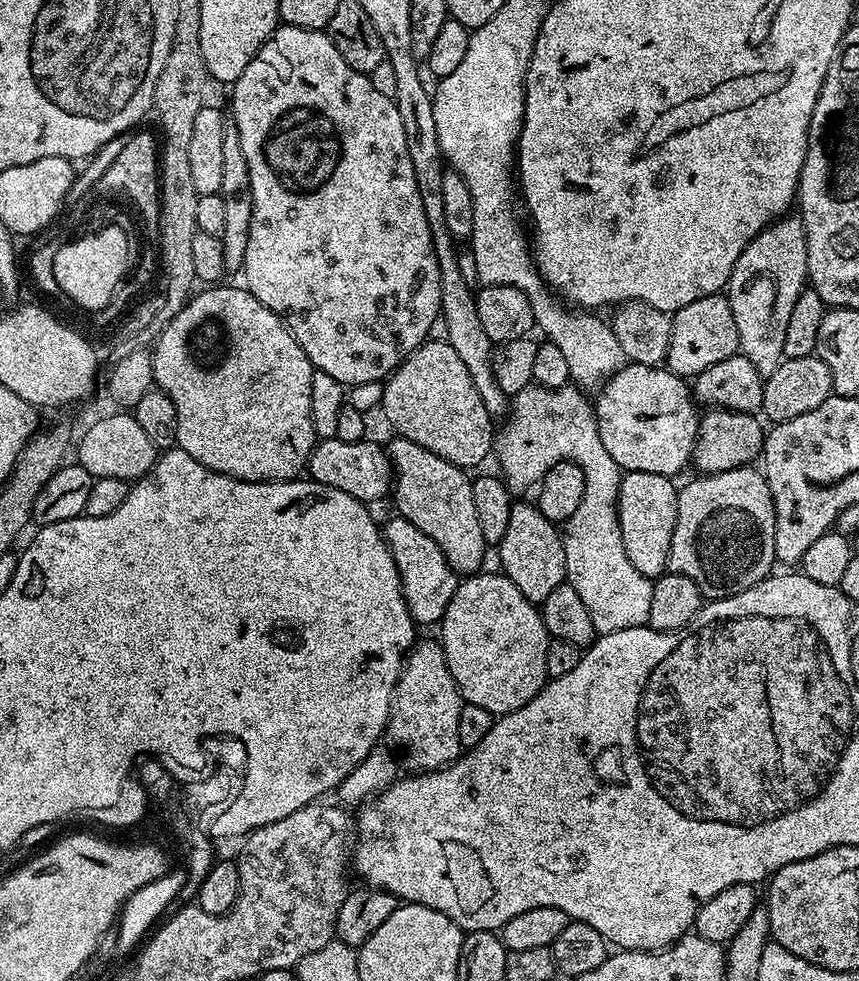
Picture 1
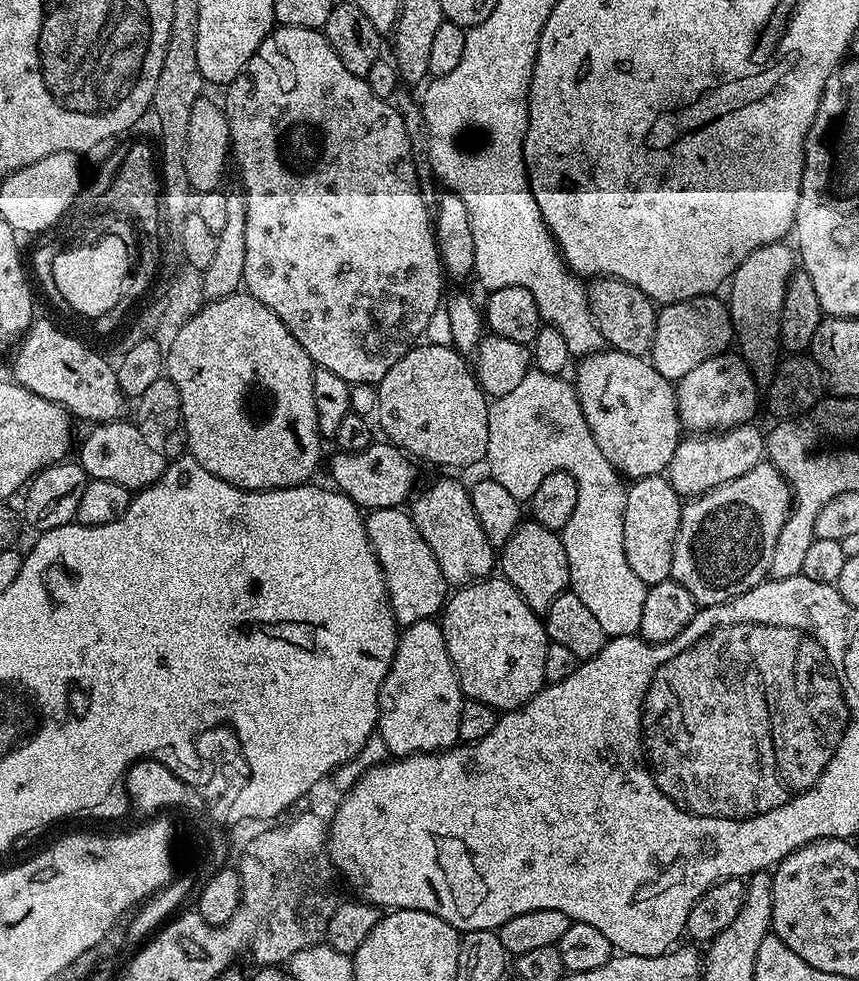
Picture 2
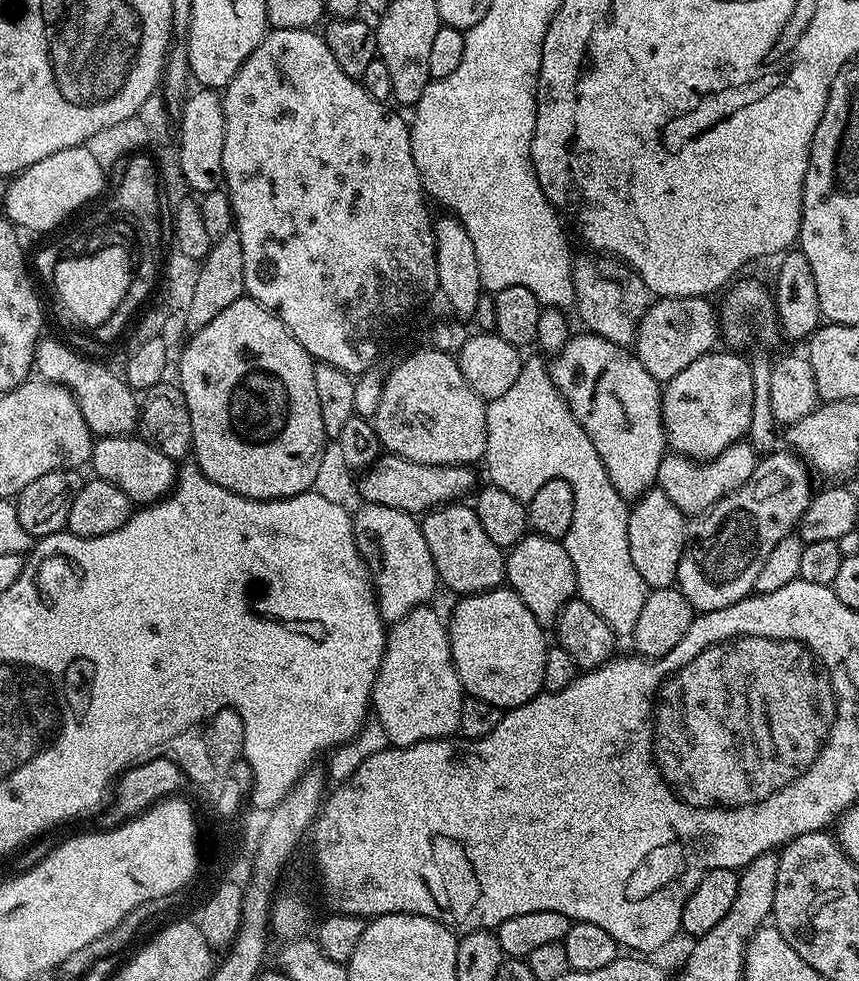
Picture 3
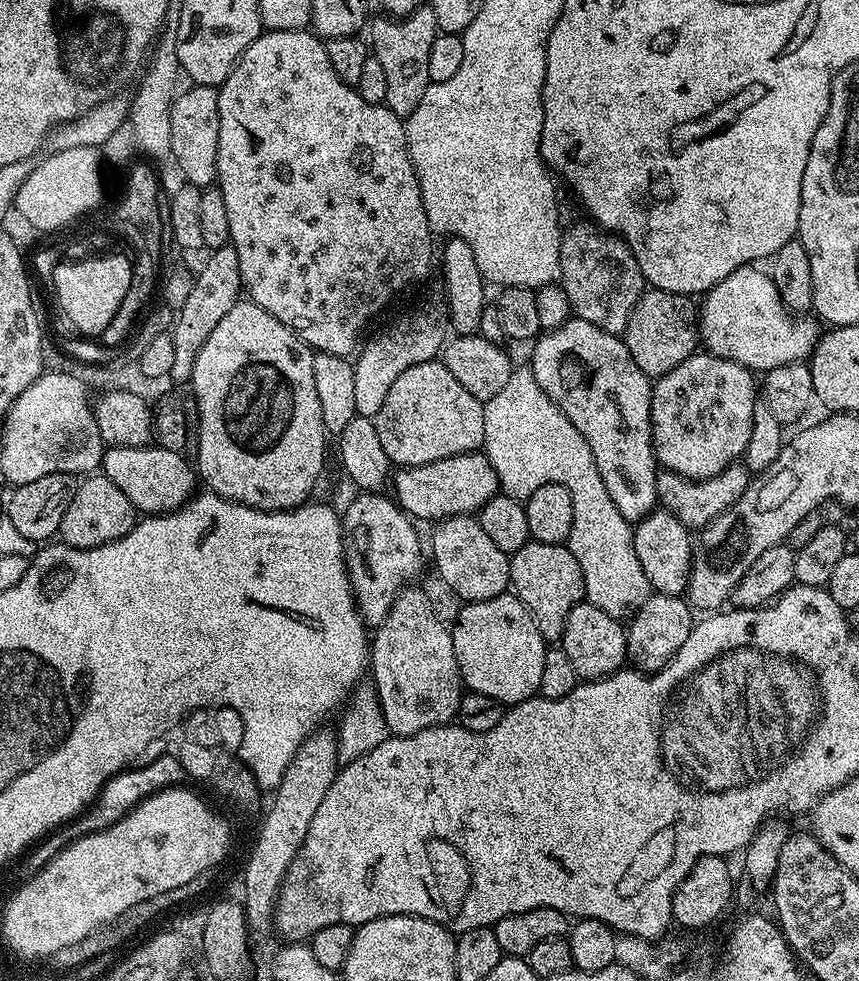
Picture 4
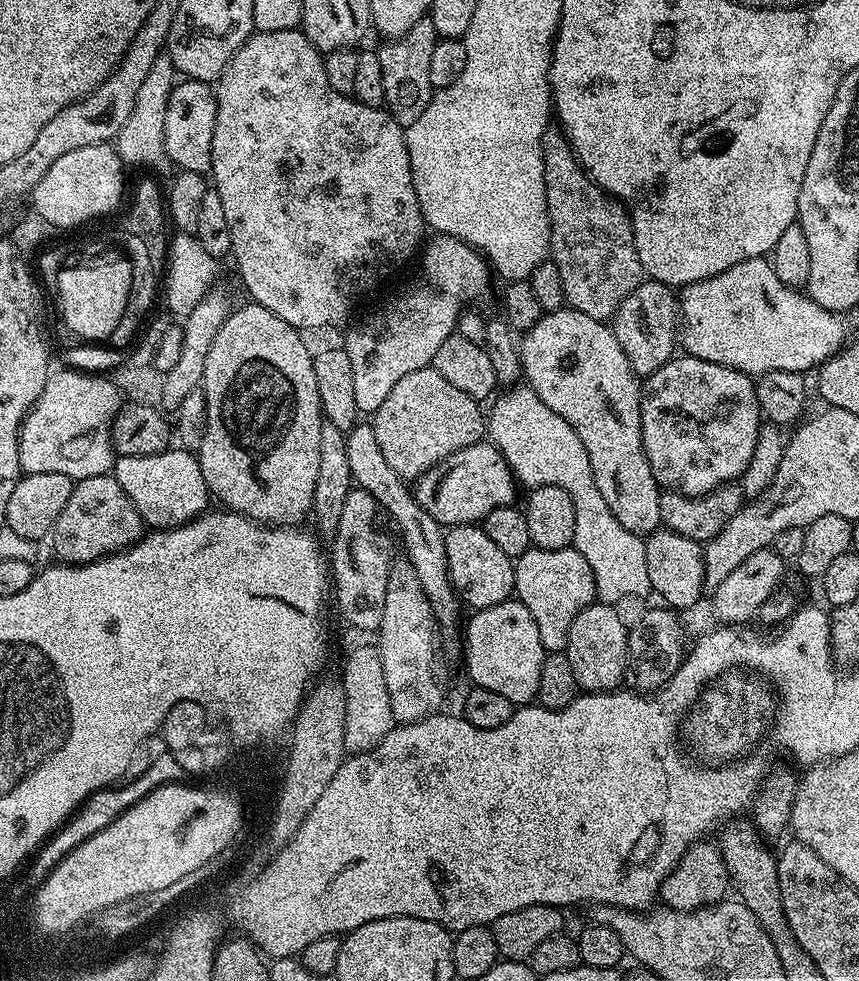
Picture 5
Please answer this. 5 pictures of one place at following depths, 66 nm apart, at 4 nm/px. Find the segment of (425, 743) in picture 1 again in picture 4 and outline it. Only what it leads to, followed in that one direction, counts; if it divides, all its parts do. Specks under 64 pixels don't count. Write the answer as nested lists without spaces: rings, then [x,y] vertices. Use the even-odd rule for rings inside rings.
[[[405,586],[394,598],[386,618],[375,629],[370,640],[370,676],[380,700],[385,726],[393,736],[413,736],[439,724],[451,724],[460,711],[462,681],[454,658],[451,627],[440,621],[432,600],[420,588]]]

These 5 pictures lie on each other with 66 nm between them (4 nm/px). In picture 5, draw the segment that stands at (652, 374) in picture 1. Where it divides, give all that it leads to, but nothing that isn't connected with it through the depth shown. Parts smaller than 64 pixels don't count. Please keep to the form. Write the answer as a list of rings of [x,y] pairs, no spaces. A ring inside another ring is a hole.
[[[565,306],[556,309],[554,312],[544,312],[540,320],[534,322],[534,326],[523,333],[518,347],[520,349],[520,361],[524,367],[523,379],[526,381],[527,387],[531,388],[534,394],[536,394],[550,410],[554,410],[554,413],[564,418],[566,422],[574,428],[574,433],[578,434],[583,445],[586,446],[586,453],[589,454],[590,458],[590,470],[594,470],[594,486],[598,486],[598,490],[602,493],[602,498],[606,498],[606,506],[610,506],[610,514],[614,514],[614,518],[618,518],[618,522],[622,522],[622,526],[626,526],[626,530],[630,530],[630,534],[647,538],[648,535],[661,527],[658,502],[660,501],[662,489],[660,485],[657,484],[654,474],[650,470],[650,464],[644,454],[644,447],[642,446],[640,430],[640,394],[642,384],[635,370],[630,366],[630,362],[626,362],[626,354],[622,350],[622,346],[618,342],[616,335],[612,332],[611,327],[603,320],[590,318],[590,314],[582,314],[574,308]]]

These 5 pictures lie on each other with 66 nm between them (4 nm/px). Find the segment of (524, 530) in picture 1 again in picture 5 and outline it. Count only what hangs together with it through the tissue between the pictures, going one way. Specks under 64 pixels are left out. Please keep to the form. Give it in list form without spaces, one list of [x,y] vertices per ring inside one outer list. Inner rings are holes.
[[[533,546],[515,557],[514,563],[515,599],[522,601],[526,610],[530,610],[534,622],[538,622],[538,638],[542,638],[545,653],[564,652],[570,622],[574,622],[576,615],[596,600],[594,570],[590,570],[590,562],[582,558],[575,546],[562,550]]]

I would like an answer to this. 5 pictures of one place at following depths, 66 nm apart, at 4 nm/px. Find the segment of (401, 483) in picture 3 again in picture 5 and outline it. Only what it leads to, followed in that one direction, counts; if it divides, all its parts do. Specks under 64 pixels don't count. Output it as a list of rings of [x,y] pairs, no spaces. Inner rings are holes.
[[[491,442],[471,444],[450,454],[445,460],[426,470],[414,484],[418,506],[422,506],[422,510],[426,510],[426,514],[430,514],[430,518],[434,518],[442,526],[479,525],[486,514],[490,514],[490,510],[507,504],[515,505],[516,490],[516,477]]]

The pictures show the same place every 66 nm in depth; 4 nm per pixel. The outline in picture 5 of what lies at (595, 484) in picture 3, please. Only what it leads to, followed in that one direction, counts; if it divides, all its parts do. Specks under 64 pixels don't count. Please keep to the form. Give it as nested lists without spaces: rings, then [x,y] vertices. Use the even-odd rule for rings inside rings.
[[[517,385],[506,391],[494,404],[491,412],[486,416],[486,434],[489,441],[502,454],[505,462],[510,466],[512,474],[519,485],[526,485],[527,489],[541,488],[542,486],[558,486],[570,494],[570,502],[574,502],[574,538],[572,544],[590,562],[590,570],[594,570],[594,586],[596,600],[601,604],[619,605],[619,600],[628,600],[631,596],[649,595],[650,574],[646,574],[646,546],[645,537],[630,534],[614,514],[610,514],[610,506],[606,506],[606,498],[598,486],[594,486],[594,470],[590,470],[590,458],[574,428],[564,418],[550,410],[548,406],[531,388]]]

